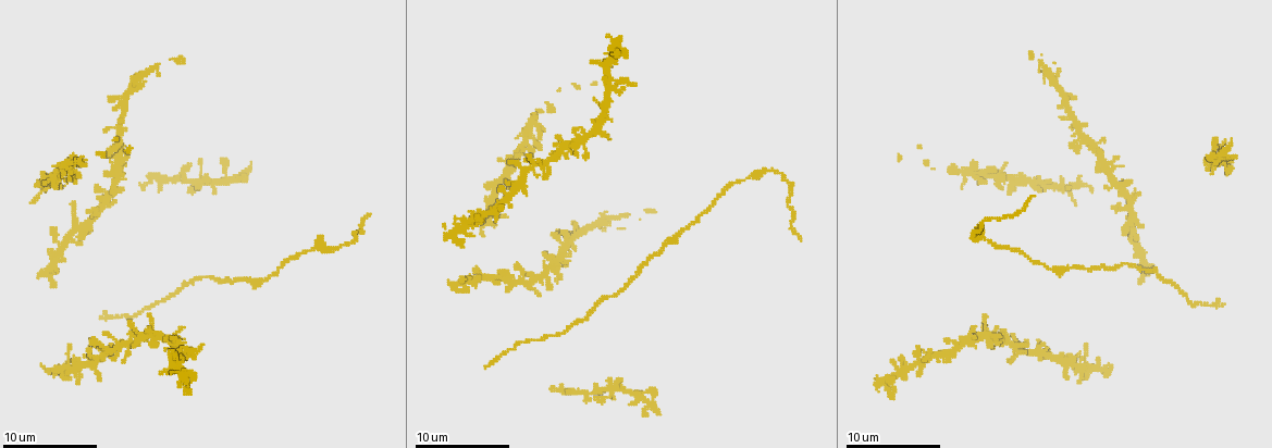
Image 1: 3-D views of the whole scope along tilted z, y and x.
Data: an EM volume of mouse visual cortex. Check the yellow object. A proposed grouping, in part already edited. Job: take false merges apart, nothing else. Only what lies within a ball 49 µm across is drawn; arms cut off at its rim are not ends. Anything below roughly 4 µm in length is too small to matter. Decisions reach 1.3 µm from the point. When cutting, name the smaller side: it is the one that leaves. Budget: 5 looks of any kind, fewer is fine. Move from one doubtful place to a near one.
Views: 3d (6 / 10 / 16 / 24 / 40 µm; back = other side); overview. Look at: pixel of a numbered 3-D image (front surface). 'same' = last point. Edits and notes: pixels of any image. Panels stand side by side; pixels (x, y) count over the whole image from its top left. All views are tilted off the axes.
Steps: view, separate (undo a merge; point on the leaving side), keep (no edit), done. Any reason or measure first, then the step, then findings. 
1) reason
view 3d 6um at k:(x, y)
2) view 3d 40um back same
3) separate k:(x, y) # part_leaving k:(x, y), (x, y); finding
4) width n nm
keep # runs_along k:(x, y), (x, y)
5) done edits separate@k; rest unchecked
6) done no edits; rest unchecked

looks like a crossing
view 3d 16um at 1:(503, 279)

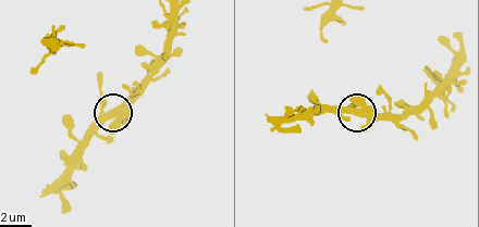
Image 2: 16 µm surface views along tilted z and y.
arms 5
keep # continuous, no second neuron

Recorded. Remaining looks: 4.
view 3d 6um at 1:(519, 341)

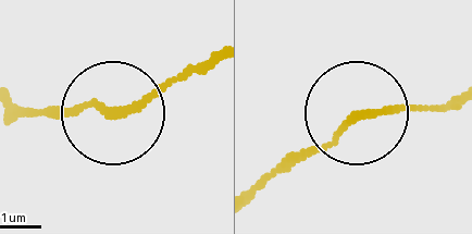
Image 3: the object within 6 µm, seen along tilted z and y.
from behind
view 3d 6um back at 3:(356, 115)

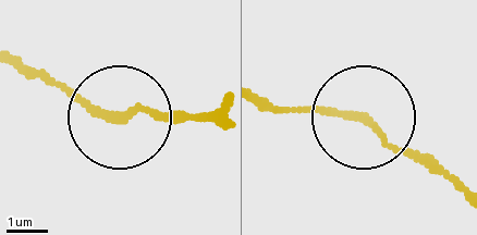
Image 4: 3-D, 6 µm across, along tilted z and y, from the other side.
width 160 nm
keep # one neuron here

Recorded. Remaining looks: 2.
sudden change in width
view 3d 6um at 1:(764, 169)

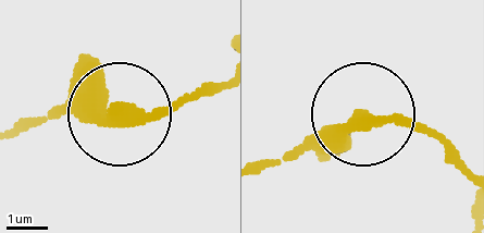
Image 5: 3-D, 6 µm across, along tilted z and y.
width 350 nm
keep # runs_along 5:(264, 169), (369, 119), (451, 140); all the same neuron

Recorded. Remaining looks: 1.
done no edits; rest unchecked

